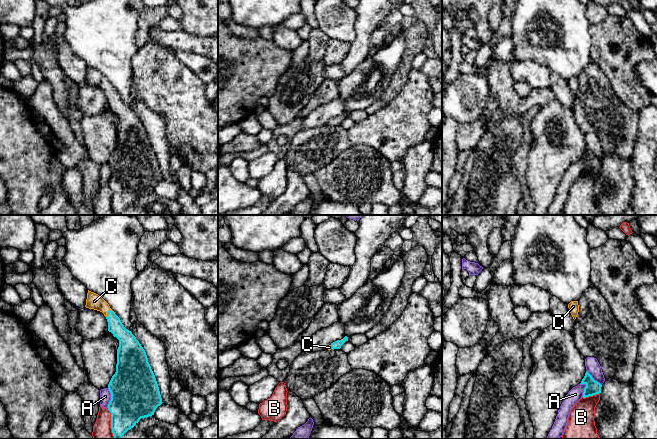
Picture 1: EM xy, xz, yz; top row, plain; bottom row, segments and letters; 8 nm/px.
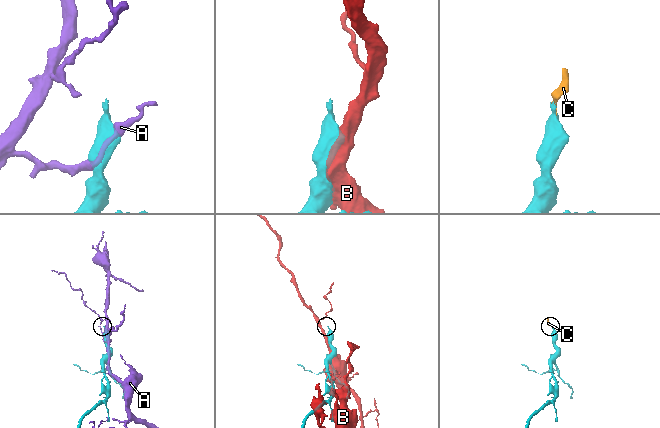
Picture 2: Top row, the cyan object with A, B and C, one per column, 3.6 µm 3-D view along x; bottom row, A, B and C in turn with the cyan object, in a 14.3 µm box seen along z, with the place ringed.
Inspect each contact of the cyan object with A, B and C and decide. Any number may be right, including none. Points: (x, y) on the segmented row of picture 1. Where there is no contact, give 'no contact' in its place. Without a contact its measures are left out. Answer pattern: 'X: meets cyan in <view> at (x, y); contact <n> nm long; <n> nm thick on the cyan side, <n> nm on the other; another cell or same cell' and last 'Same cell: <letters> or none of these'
A: meets cyan in xy at (111, 398); contact 160 nm long; 380 nm thick on the cyan side, 100 nm on the other; another cell
B: meets cyan in xy at (111, 423); contact 260 nm long; 340 nm thick on the cyan side, 170 nm on the other; another cell
C: meets cyan in xy at (107, 313); contact 80 nm long; 120 nm thick on the cyan side, 120 nm on the other; same cell
Same cell: C

